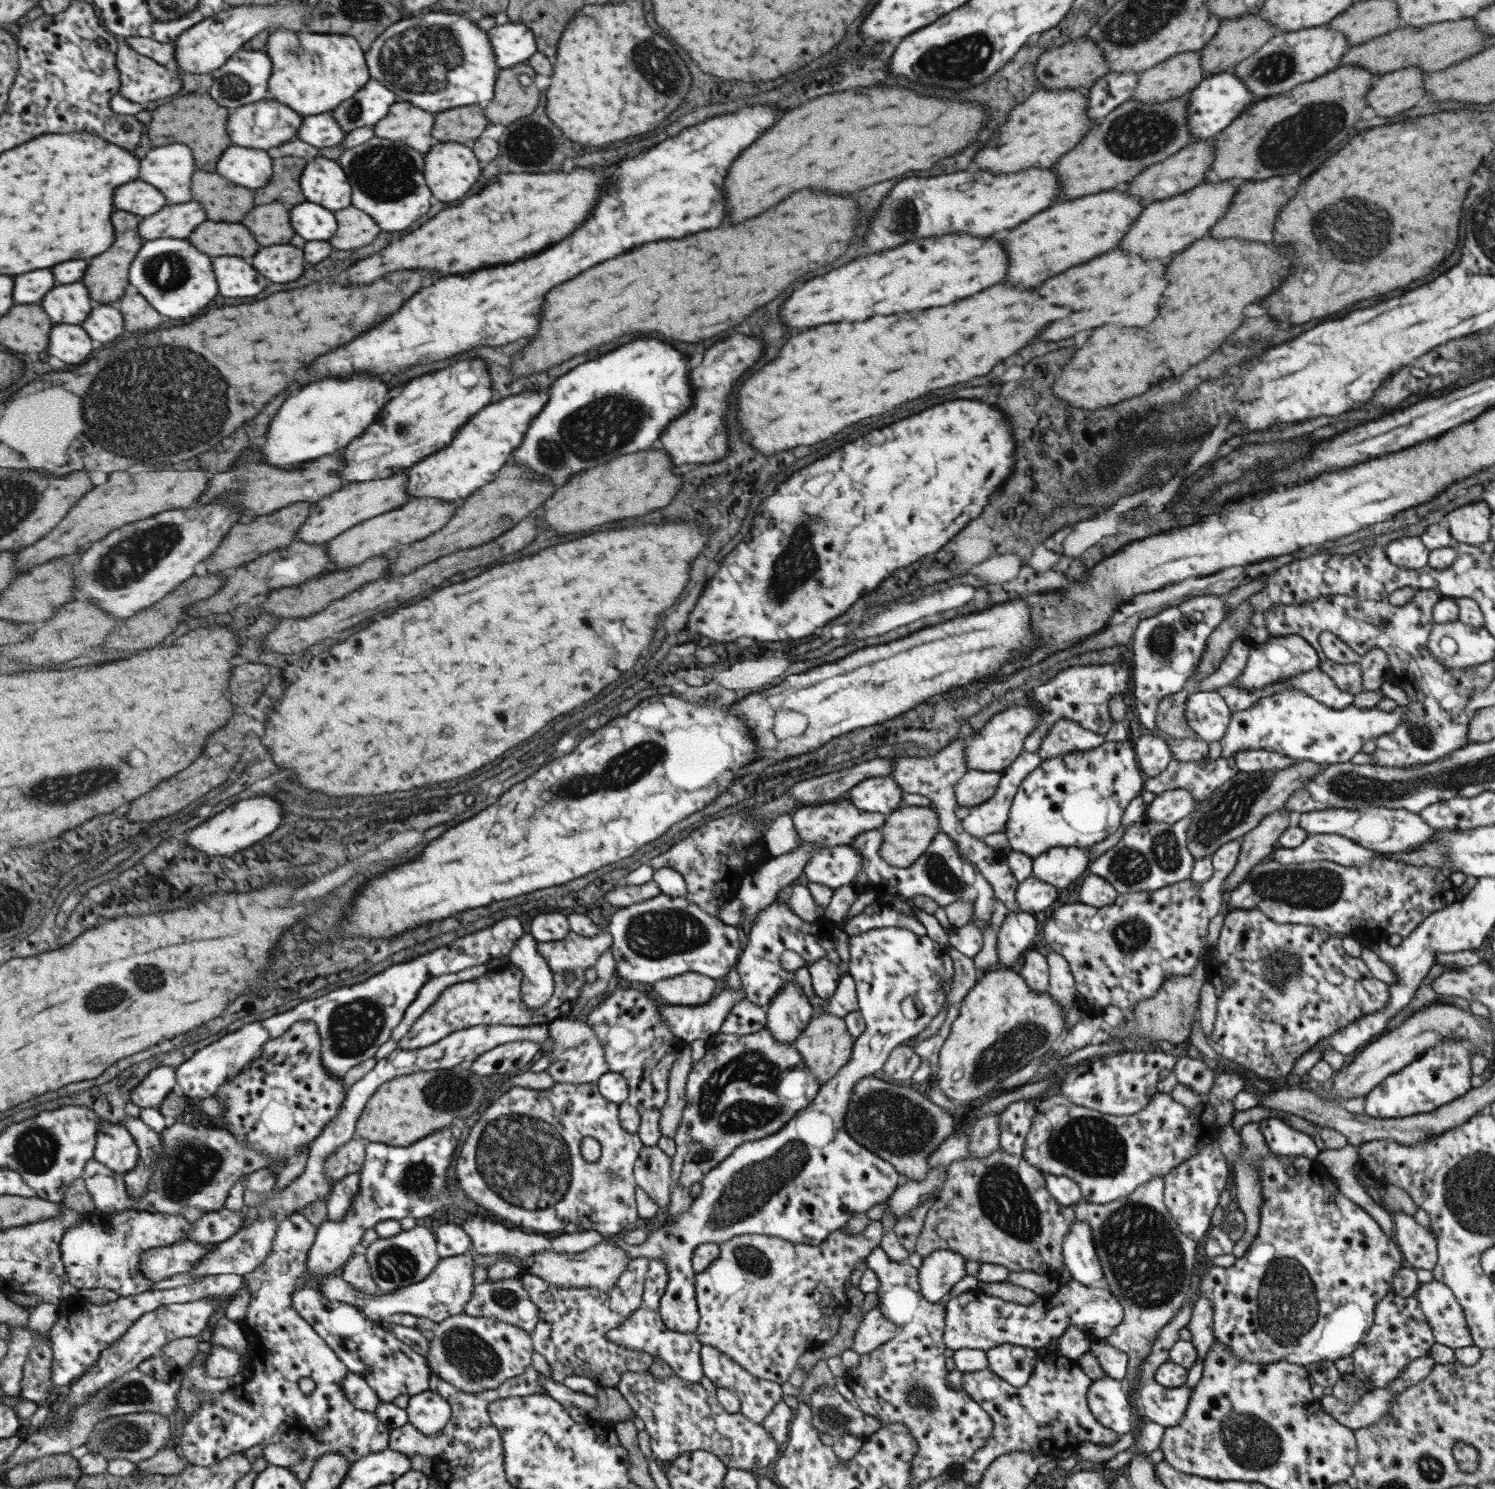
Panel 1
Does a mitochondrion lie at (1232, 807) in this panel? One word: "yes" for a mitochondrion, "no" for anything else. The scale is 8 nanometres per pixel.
yes

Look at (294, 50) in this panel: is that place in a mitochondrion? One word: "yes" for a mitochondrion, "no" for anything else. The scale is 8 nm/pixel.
yes

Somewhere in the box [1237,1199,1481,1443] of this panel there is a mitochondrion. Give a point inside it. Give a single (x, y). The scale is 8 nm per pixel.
(1288, 1305)

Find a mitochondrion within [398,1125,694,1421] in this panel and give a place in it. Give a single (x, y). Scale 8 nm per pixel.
(471, 1356)

